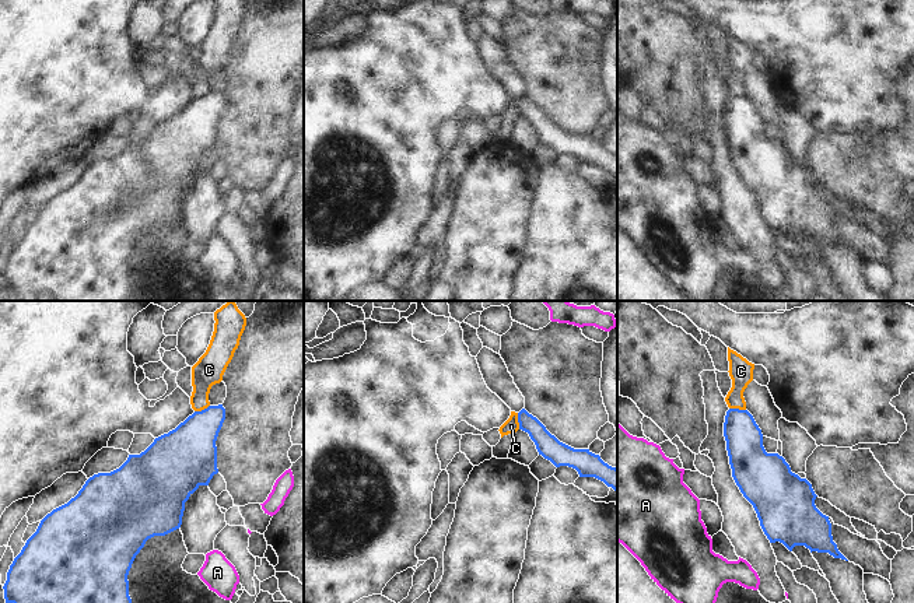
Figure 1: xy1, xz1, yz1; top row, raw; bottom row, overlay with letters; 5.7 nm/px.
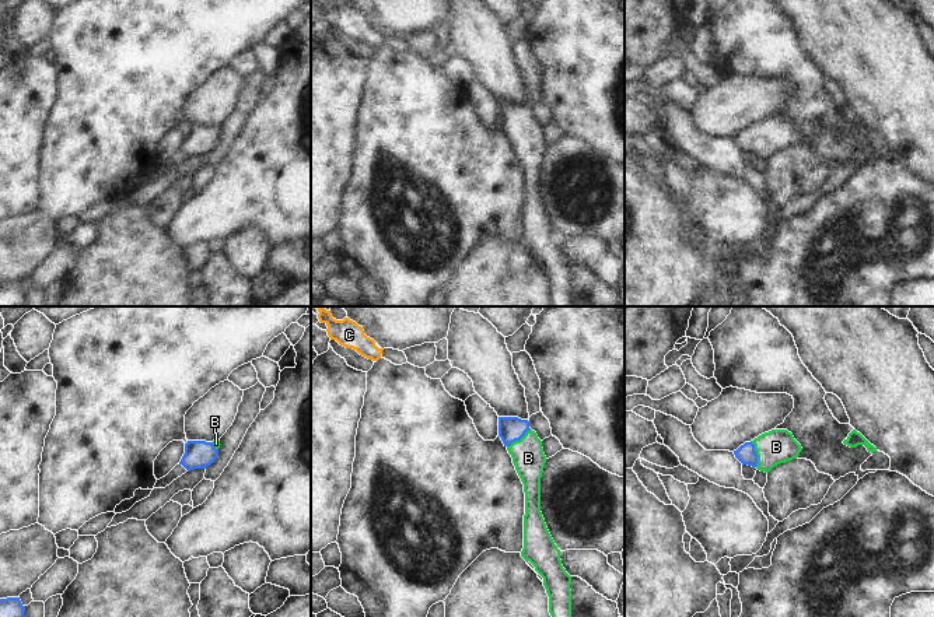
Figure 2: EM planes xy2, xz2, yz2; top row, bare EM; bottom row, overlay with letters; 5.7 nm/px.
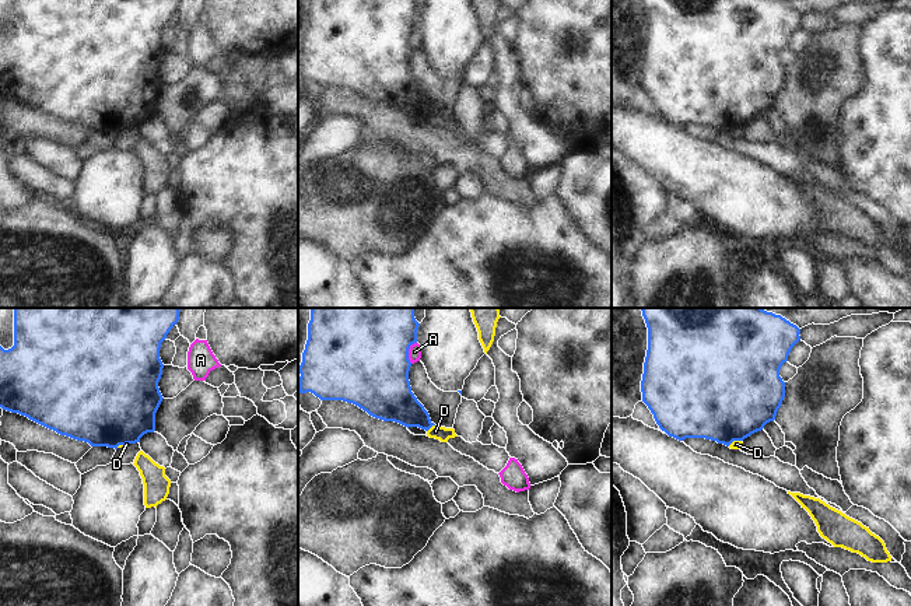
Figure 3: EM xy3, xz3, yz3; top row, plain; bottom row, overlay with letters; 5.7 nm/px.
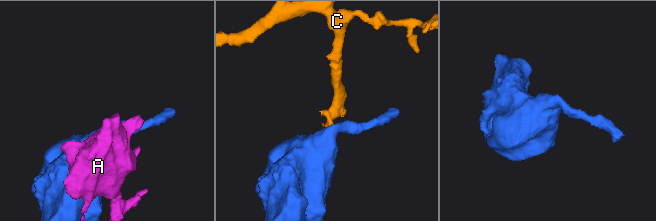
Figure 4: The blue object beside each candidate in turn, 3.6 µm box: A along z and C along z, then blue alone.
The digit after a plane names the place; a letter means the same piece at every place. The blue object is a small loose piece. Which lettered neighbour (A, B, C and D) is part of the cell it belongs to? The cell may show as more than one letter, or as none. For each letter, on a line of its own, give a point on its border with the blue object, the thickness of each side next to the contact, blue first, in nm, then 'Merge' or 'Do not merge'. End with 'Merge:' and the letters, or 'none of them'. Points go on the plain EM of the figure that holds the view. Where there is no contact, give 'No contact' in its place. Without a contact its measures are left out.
A: Touches blue at xz3 (407, 38). Thickness 500 nm (blue) against 80 nm. Do not merge
B: Touches blue at yz2 (755, 140). Thickness 110 nm (blue) against 200 nm. Merge
C: Touches blue at xz1 (518, 108). Thickness 140 nm (blue) against 90 nm. Do not merge
D: Touches blue at xz3 (430, 114). Thickness 220 nm (blue) against 80 nm. Do not merge
Merge: B

